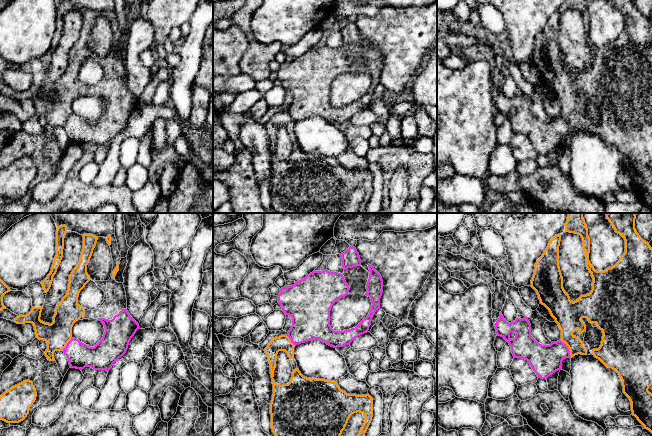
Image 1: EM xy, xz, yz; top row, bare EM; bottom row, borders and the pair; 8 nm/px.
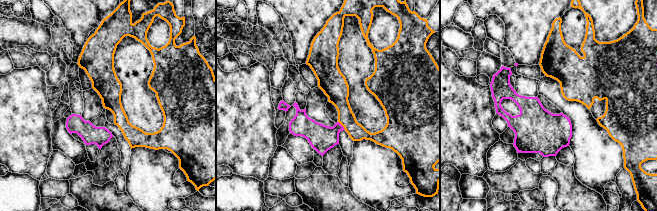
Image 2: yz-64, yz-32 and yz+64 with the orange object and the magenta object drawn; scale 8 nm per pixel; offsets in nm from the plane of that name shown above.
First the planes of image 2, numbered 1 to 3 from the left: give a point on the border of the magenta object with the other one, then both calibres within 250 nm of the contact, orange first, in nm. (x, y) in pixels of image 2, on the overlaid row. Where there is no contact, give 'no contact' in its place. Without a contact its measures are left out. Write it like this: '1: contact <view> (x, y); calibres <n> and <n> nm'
1: no contact
2: contact yz-32 (341, 124); calibres 170 and 220 nm
3: no contact

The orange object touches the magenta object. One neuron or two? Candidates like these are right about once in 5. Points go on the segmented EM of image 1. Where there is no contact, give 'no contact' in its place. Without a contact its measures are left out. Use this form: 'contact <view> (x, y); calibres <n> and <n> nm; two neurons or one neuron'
contact yz (568, 347); calibres 220 and 240 nm; one neuron

